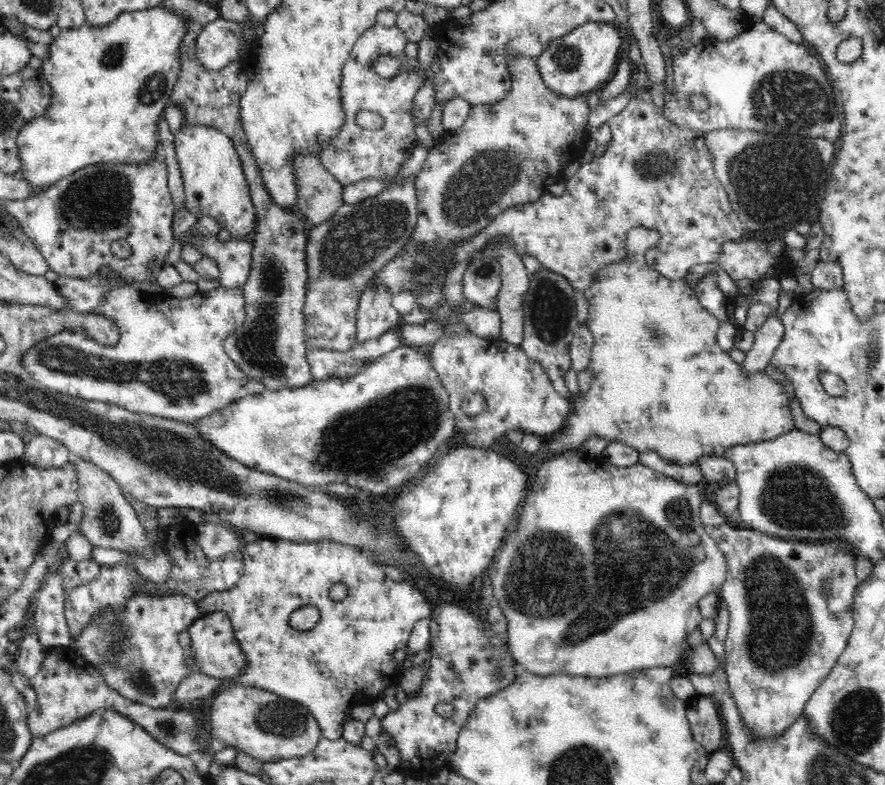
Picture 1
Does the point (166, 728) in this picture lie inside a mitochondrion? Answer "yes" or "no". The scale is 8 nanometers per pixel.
yes

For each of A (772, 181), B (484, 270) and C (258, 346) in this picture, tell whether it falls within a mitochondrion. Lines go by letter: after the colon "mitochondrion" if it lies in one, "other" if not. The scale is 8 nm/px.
A: mitochondrion
B: mitochondrion
C: mitochondrion

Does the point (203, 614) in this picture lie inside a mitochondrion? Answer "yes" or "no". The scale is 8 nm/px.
no

